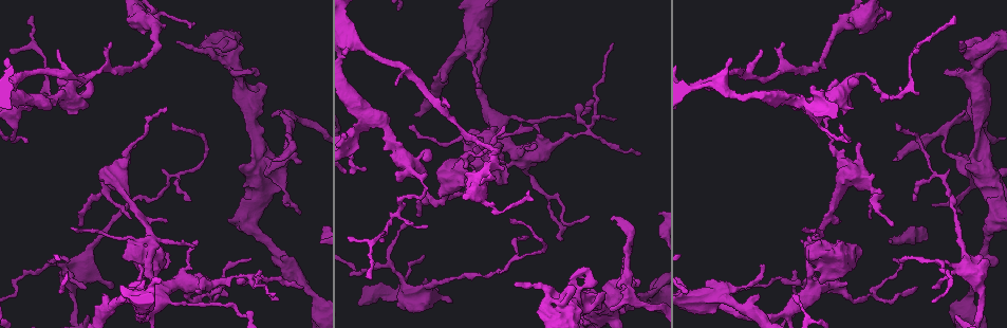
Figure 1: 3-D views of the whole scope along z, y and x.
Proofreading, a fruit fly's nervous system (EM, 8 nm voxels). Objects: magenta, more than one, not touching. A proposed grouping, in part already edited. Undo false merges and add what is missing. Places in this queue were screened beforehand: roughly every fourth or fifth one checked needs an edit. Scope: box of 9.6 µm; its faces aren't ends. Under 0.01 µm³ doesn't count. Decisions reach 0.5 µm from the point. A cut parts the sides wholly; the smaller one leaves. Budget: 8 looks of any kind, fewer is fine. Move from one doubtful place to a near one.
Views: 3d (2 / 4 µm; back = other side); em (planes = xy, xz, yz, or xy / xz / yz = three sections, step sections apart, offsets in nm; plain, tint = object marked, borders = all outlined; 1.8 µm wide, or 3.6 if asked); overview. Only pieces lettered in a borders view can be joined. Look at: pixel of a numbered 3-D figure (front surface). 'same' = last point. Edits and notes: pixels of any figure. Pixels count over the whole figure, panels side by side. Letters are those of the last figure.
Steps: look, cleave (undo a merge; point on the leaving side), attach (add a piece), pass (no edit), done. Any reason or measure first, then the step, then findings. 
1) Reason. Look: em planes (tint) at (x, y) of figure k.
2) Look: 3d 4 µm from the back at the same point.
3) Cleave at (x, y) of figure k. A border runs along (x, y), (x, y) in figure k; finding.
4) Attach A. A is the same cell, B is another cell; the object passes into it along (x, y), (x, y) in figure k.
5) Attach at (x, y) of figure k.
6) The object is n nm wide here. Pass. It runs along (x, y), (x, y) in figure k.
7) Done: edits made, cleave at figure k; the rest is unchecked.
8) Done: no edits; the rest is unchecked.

Thick turns thin. Look: em planes (borders) at (970, 297) of figure 1.

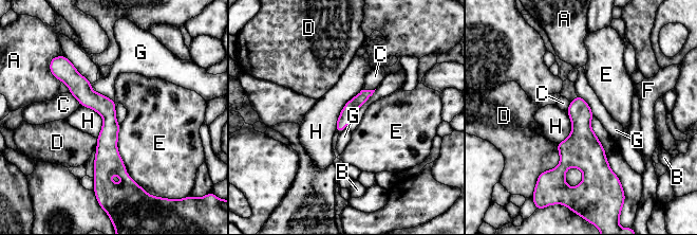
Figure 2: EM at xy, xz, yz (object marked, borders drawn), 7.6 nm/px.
Pass. A, B, C, D, E, F, G and H are other cells; a border runs along (361, 90), (343, 106), (334, 130) in figure 2; all the same neuron.

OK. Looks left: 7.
Free end. Look: 3d 2 µm at (589, 215) of figure 1.

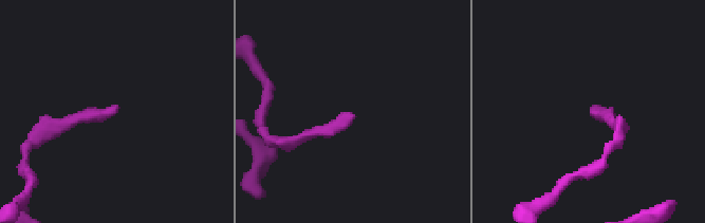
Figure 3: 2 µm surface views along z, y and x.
Look: em planes (borders) at (349, 113) of figure 3.

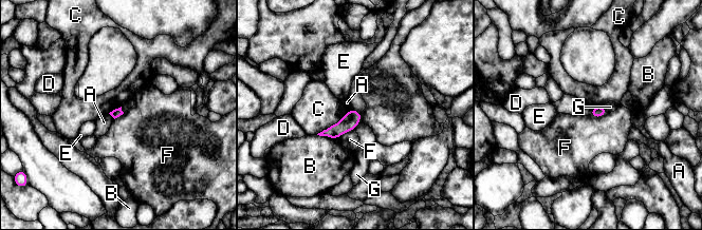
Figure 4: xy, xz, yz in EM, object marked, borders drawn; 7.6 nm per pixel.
The longest contact is with C, 320 nm. Pass. A, B, C, D, E, F and G are other cells; a border runs along (354, 129), (344, 132), (337, 138) in figure 4; none of them fits.

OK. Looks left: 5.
Look: em xz step 8 (borders) at (715, 82) of figure 1.

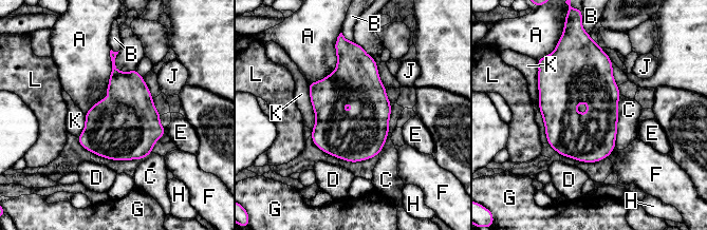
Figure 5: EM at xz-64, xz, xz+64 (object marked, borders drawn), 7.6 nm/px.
Pass. A, B, C, D, E, F, G, H, J, K and L are other cells; a border runs along (335, 42), (336, 68), (308, 83) in figure 5; one neuron here.

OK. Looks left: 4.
Done: no edits; the rest is unchecked.

